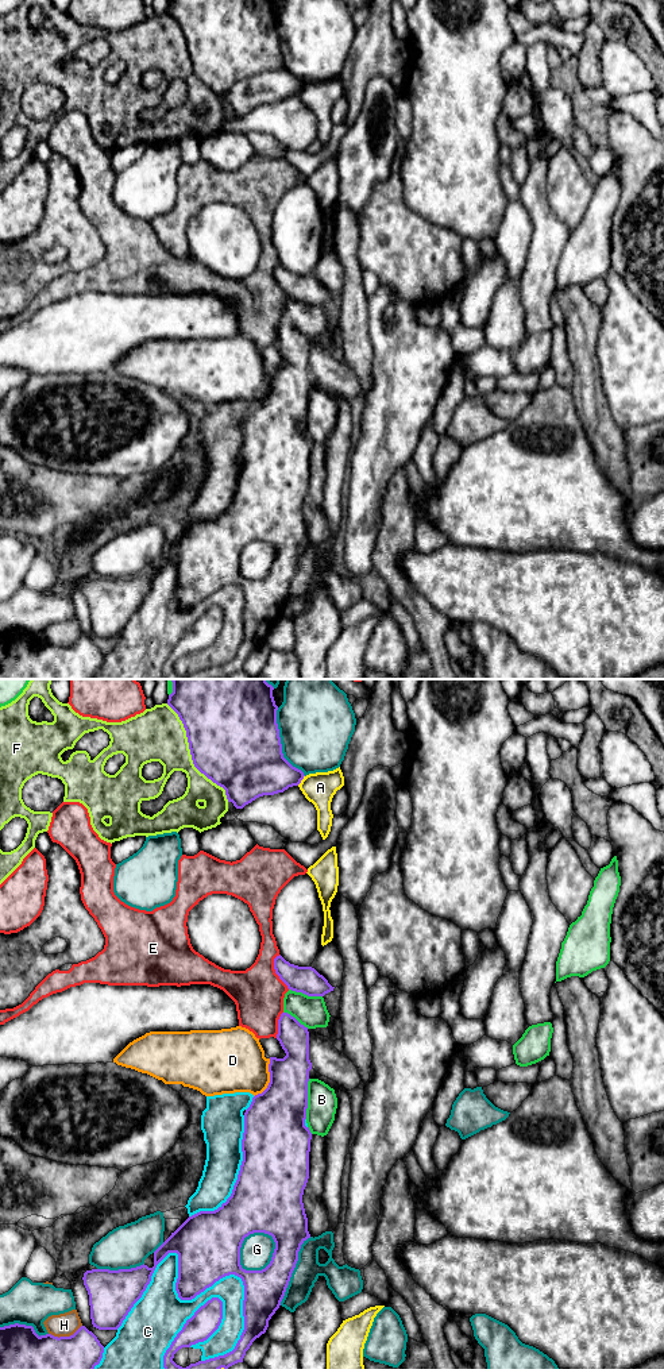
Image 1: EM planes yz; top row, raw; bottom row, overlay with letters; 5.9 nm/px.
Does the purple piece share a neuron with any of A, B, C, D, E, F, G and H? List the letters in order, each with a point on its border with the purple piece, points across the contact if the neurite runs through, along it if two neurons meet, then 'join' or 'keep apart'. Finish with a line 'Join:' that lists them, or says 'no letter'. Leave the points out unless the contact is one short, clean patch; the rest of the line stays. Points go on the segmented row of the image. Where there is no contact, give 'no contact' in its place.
A: meets purple in yz at (301, 779); keep apart
B: meets purple in yz at (307, 1099); join
C: meets purple in yz at (178, 1265); keep apart
D: meets purple in yz at (270, 1079); keep apart
E: meets purple in yz at (275, 972); keep apart
F: meets purple in yz at (190, 754); keep apart
G: meets purple in yz at (270, 1261); keep apart
H: meets purple in yz at (65, 1337); keep apart
Join: B

